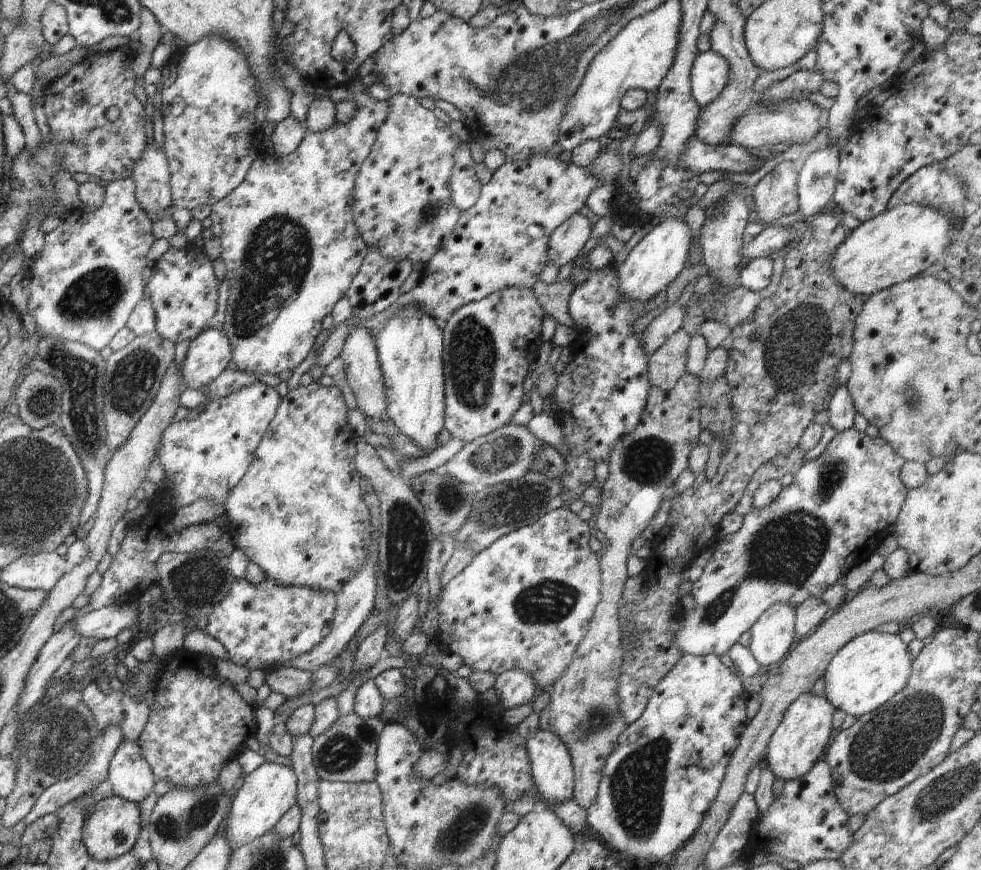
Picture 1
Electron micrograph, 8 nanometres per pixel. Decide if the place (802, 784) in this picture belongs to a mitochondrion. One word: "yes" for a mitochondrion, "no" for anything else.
no

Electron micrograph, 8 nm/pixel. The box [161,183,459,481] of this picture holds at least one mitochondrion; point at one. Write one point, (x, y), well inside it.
(275, 262)

